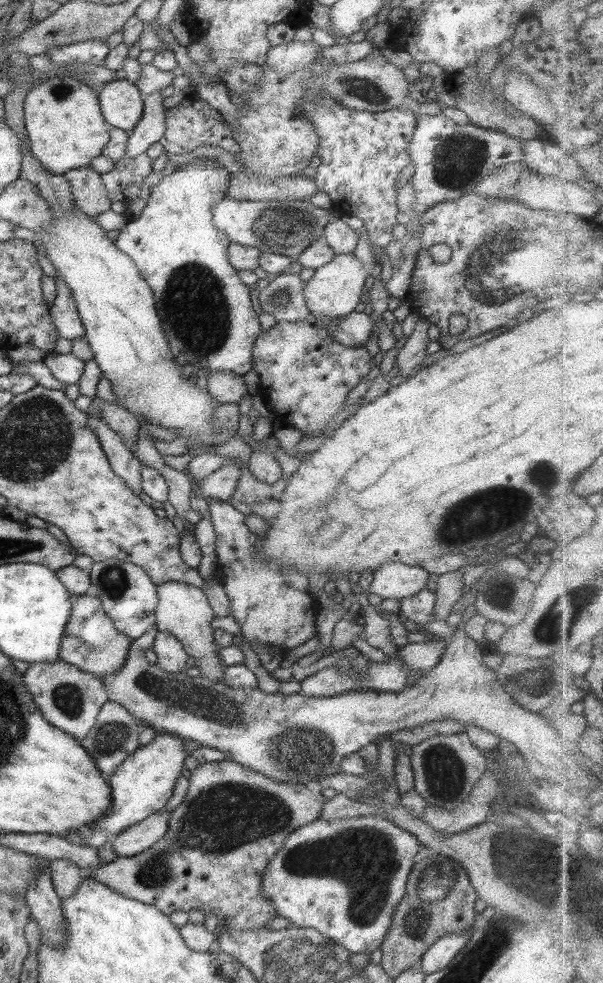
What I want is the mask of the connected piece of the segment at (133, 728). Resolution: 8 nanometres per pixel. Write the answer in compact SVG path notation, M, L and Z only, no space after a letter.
M107 701L98 711L94 725L83 738L77 740L77 743L89 753L89 756L92 756L91 760L97 765L100 774L108 777L113 774L117 765L129 756L129 753L140 746L137 736L141 729L141 724L138 724L125 708L116 702Z

